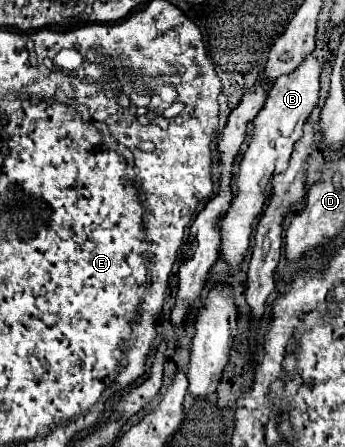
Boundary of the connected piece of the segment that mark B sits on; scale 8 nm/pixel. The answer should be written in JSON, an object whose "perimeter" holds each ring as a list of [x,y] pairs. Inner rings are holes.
{"perimeter":[[[308,56],[298,70],[294,70],[288,76],[280,76],[274,82],[272,90],[268,92],[268,98],[262,110],[256,114],[256,120],[252,122],[254,130],[252,130],[250,144],[244,150],[242,160],[238,164],[236,194],[230,200],[228,210],[218,218],[220,242],[222,242],[220,254],[222,254],[222,260],[232,268],[238,268],[248,252],[252,224],[260,216],[266,198],[272,194],[272,176],[286,170],[292,154],[292,146],[302,136],[302,126],[318,104],[320,72],[322,72],[320,62],[314,56]]]}

